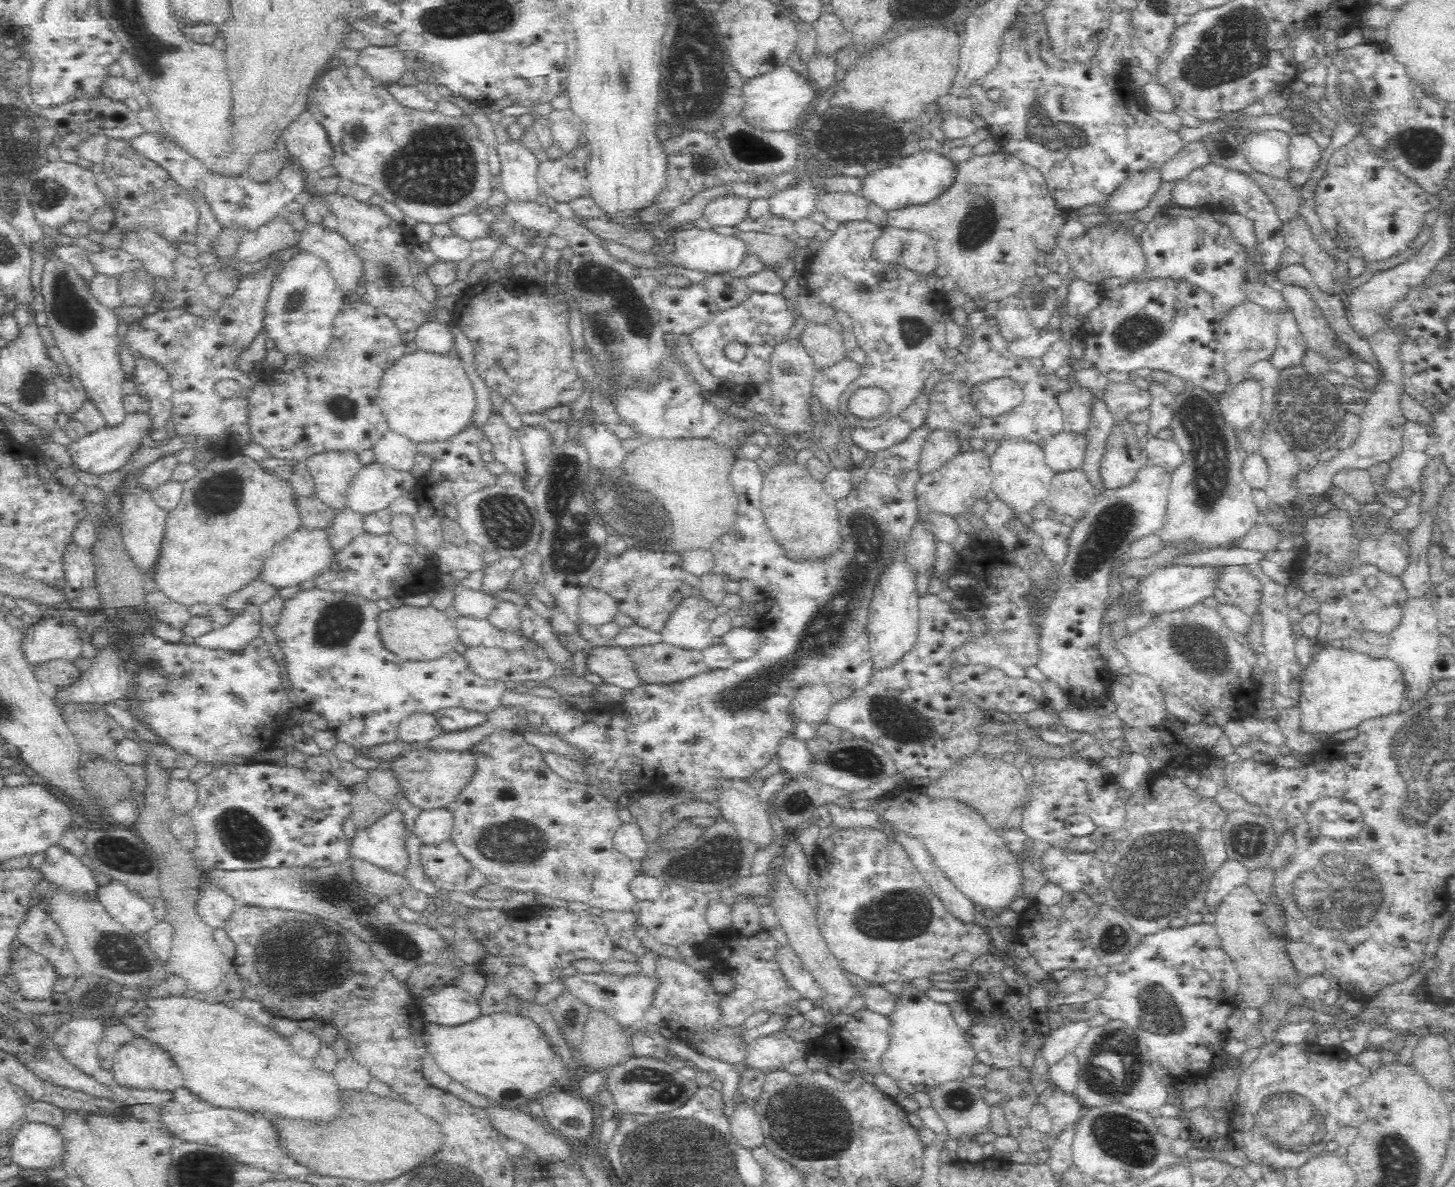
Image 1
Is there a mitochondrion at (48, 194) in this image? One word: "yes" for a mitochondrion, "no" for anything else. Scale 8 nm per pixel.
yes

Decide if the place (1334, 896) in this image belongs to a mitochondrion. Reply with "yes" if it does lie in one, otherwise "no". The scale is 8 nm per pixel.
yes

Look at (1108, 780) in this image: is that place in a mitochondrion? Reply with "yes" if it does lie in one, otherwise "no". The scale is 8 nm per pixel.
no

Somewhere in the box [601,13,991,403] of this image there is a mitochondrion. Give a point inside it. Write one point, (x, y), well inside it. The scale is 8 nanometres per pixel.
(688, 87)

